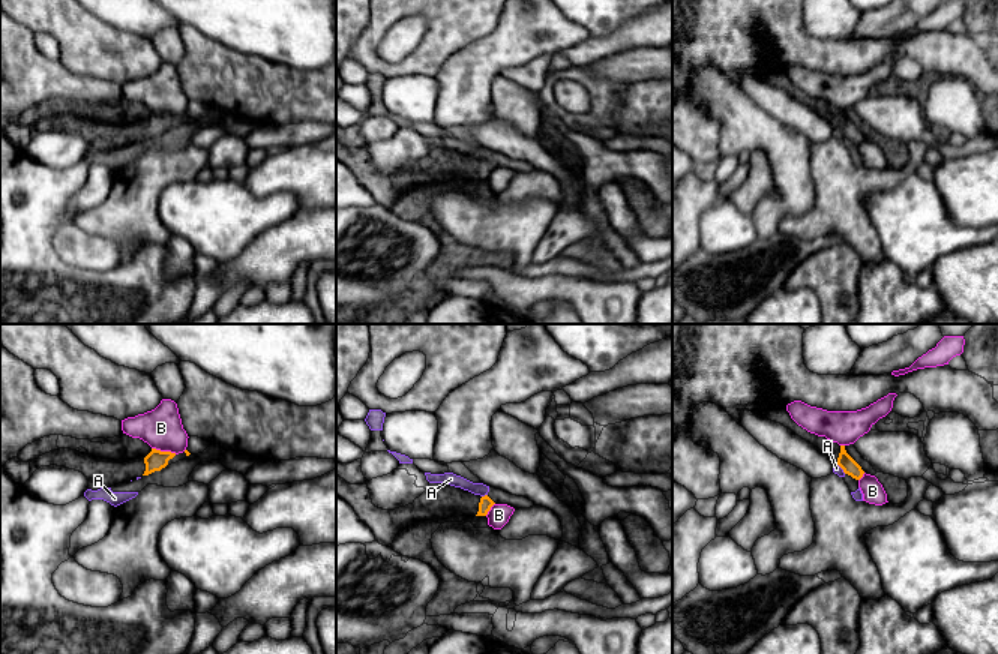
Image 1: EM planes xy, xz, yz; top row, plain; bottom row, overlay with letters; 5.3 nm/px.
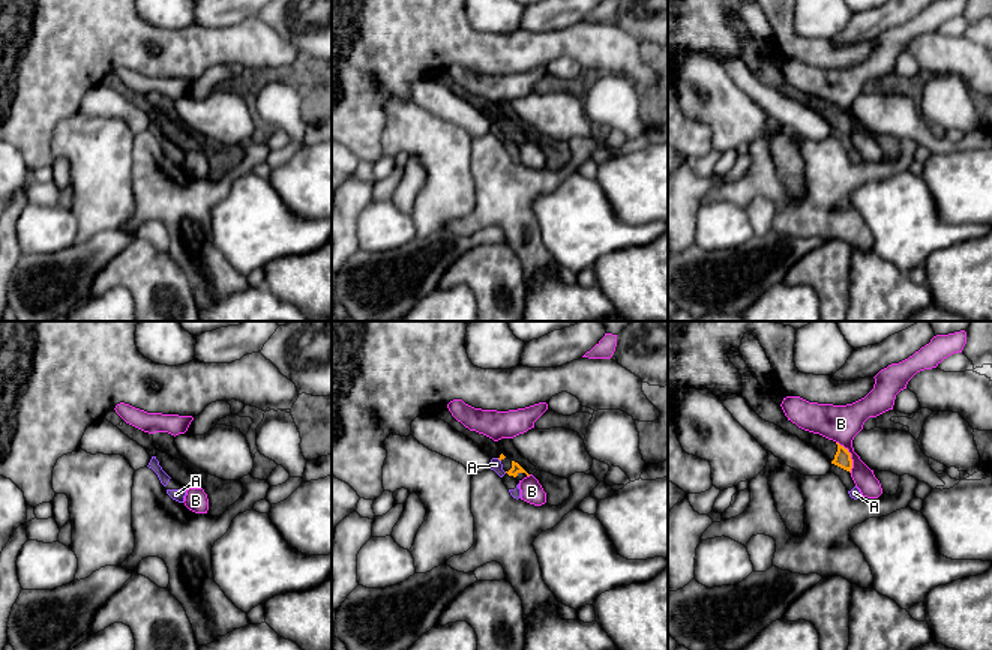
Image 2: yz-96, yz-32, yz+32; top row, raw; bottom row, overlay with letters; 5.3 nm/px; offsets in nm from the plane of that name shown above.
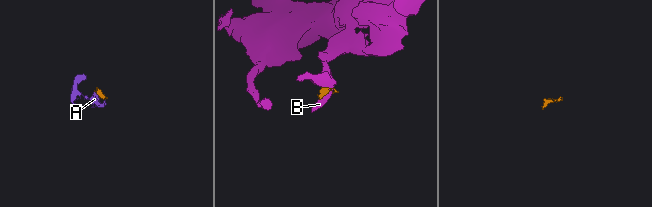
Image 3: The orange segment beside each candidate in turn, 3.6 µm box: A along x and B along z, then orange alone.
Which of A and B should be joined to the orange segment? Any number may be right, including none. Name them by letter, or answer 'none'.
none

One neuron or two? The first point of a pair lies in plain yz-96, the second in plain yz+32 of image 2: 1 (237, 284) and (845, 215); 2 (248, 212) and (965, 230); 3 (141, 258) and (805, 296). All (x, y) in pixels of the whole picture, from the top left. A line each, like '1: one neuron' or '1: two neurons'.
1: one neuron
2: one neuron
3: two neurons

